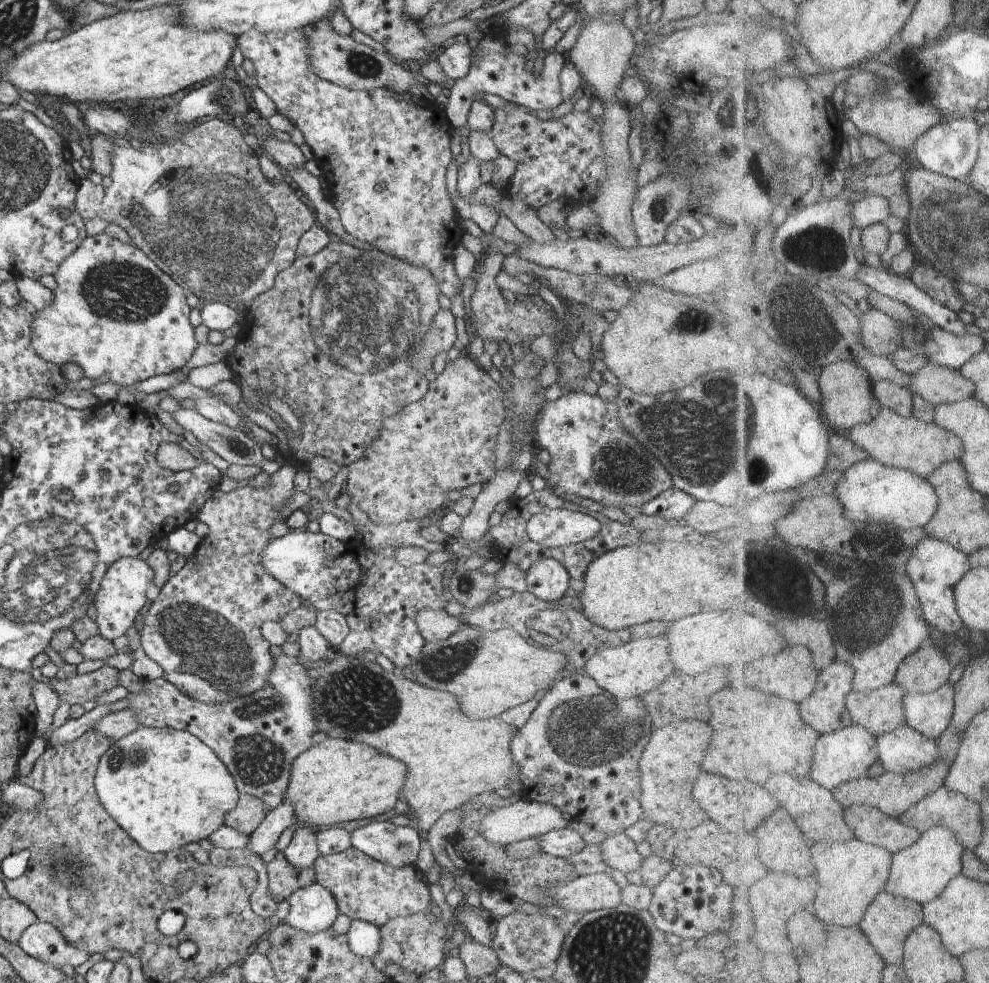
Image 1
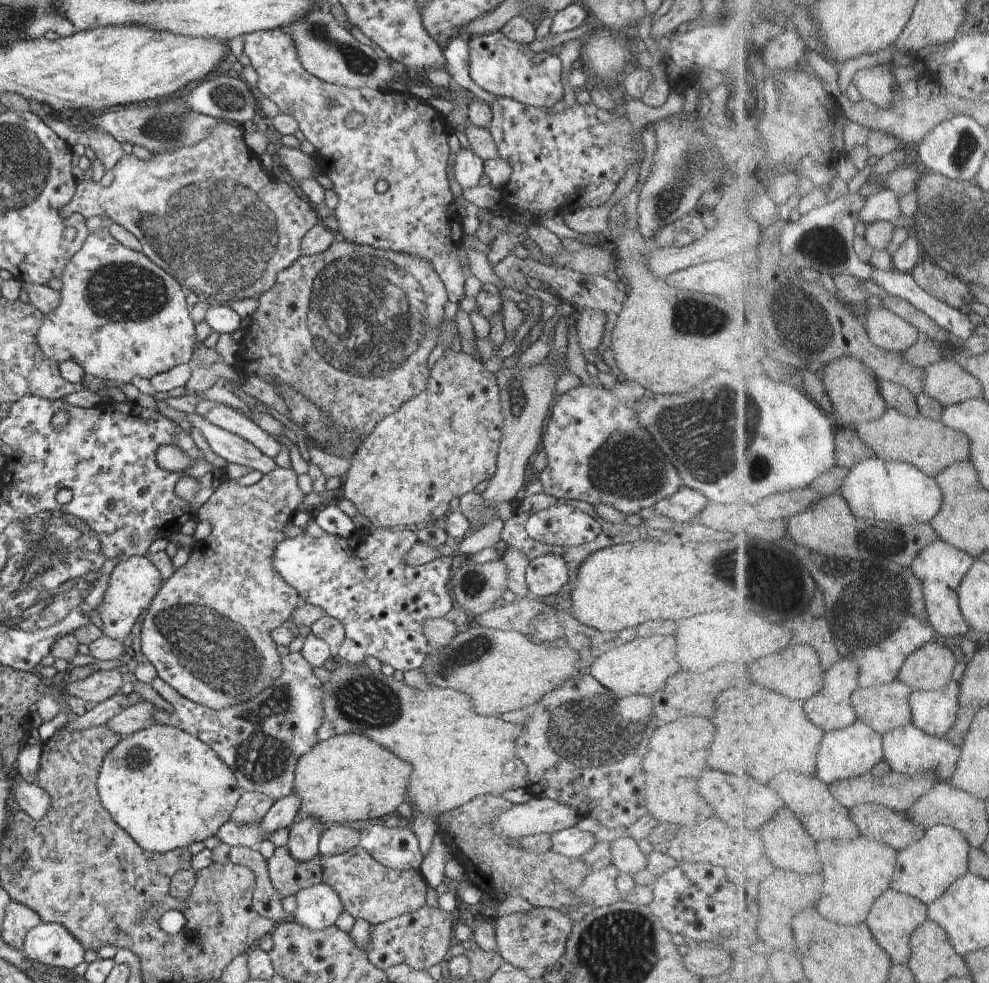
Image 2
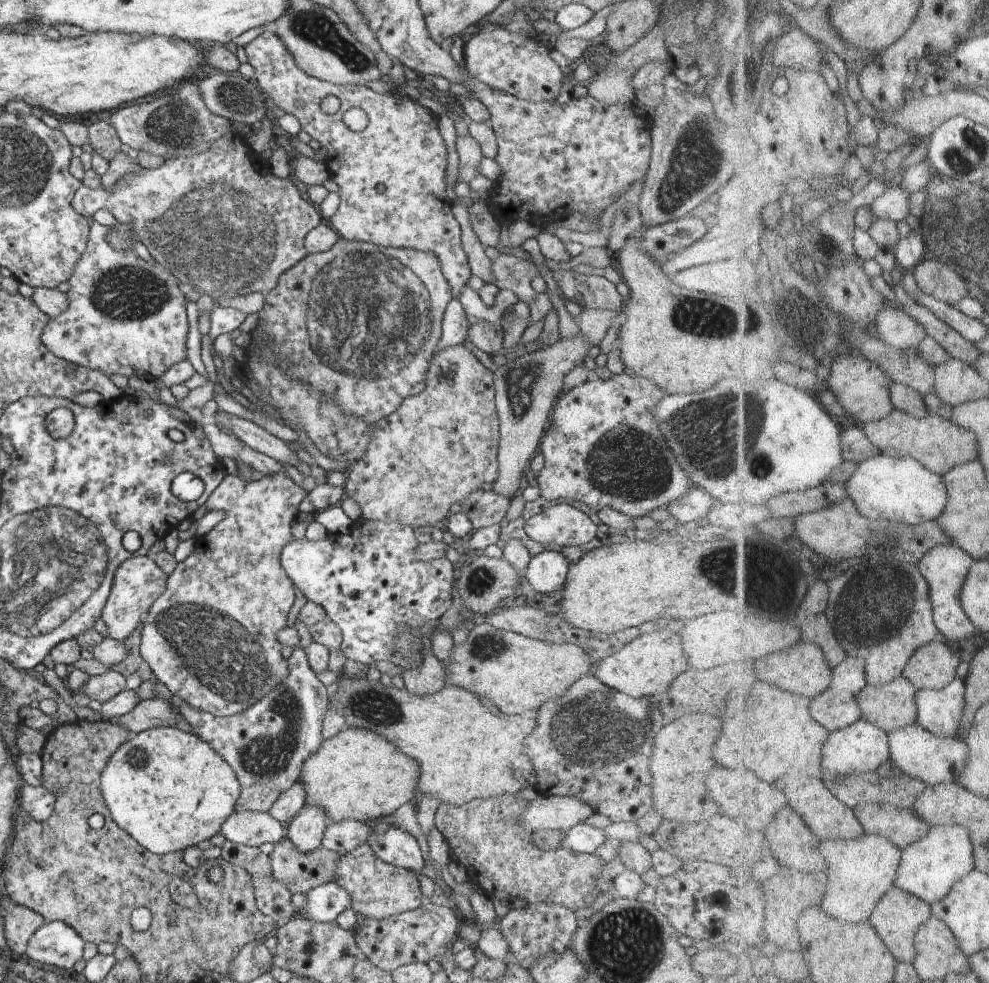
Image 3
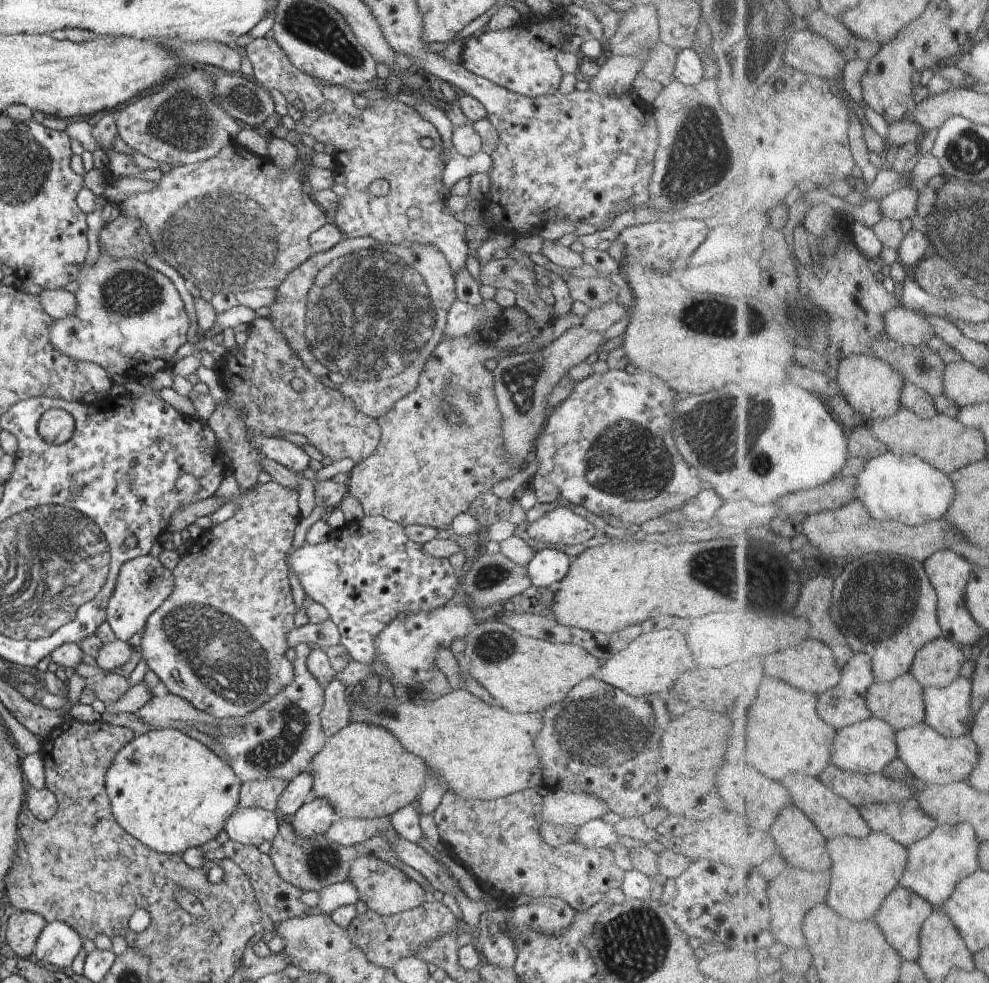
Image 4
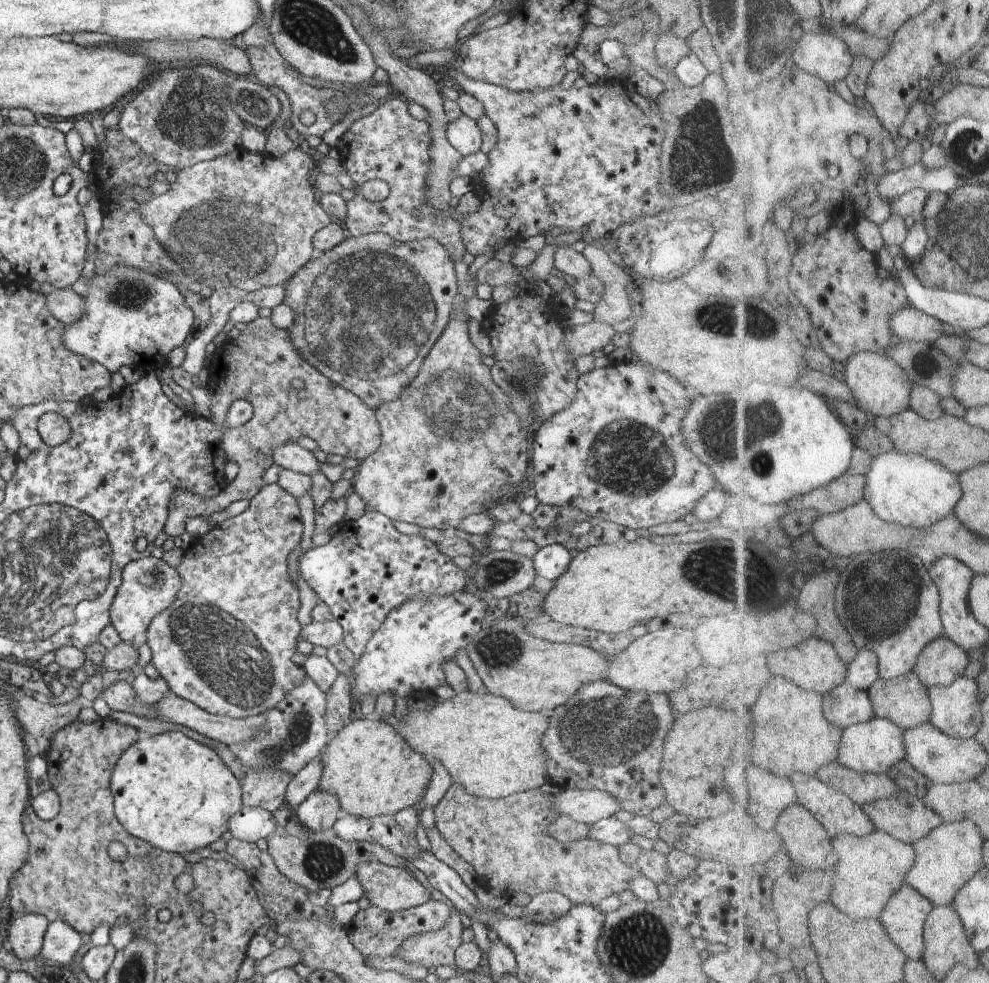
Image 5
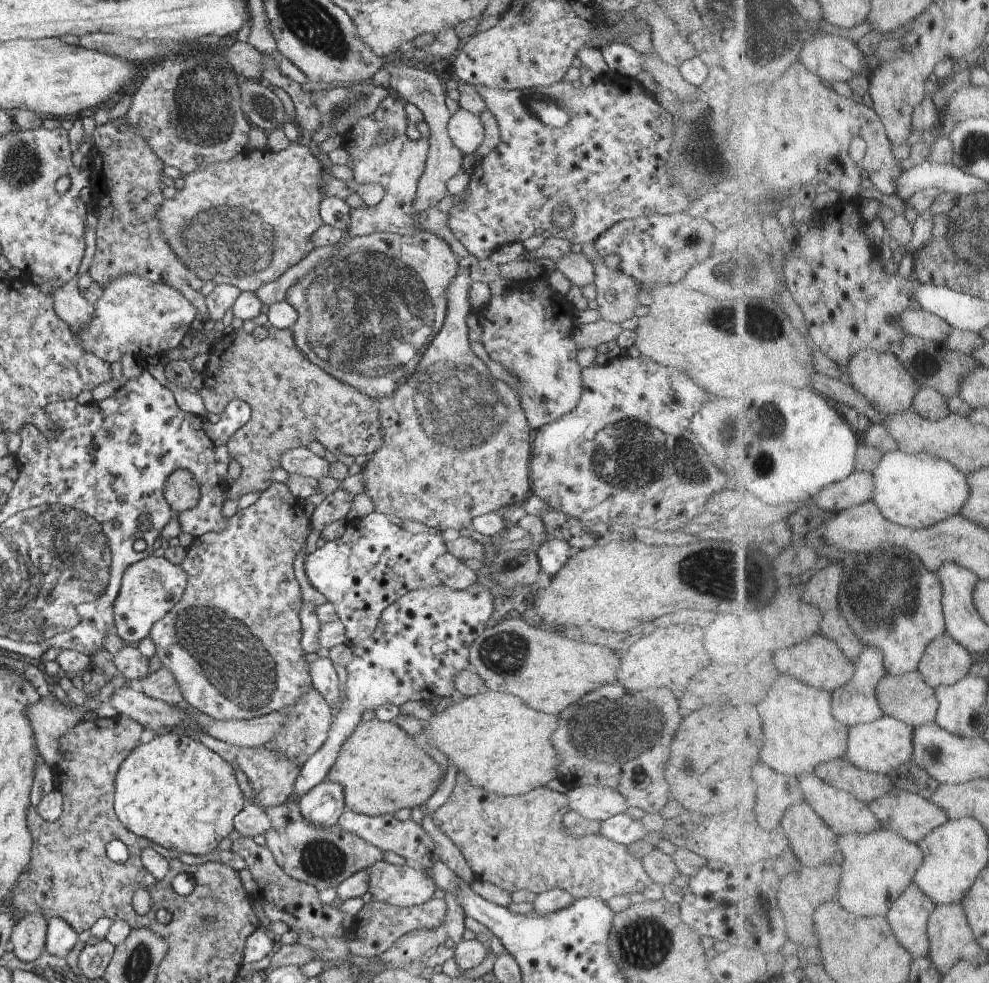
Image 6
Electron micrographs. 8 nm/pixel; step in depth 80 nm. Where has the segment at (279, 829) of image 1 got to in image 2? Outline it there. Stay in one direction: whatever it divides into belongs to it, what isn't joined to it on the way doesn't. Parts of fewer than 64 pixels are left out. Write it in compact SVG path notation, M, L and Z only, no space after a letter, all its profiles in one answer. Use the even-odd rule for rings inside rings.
M294 792L278 799L265 814L261 828L265 835L278 829L288 829L301 816L301 800Z

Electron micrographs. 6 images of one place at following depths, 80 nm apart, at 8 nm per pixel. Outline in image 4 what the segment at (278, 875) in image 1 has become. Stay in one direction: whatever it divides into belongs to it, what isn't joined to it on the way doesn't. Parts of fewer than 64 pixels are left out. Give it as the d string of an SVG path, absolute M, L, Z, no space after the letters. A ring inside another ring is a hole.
M280 817L279 831L276 838L271 842L272 847L269 855L280 878L288 884L299 888L302 892L310 890L320 892L327 886L346 881L351 864L358 857L363 857L364 855L374 855L381 861L386 861L388 864L402 869L410 878L418 881L426 892L433 892L434 890L430 882L426 881L427 878L421 872L409 867L395 853L395 850L391 849L389 842L384 837L374 835L371 839L352 846L344 846L338 843L329 846L330 842L331 840L326 837L326 834L323 837L318 836L314 839L303 839L295 833L291 818Z

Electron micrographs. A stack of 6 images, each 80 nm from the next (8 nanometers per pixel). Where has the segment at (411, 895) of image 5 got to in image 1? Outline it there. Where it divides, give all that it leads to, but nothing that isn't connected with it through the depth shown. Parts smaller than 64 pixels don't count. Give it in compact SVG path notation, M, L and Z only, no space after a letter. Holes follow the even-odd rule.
M351 846L333 855L319 855L314 867L315 882L333 894L339 912L352 921L358 919L381 927L396 917L430 912L430 884L424 872L414 865L393 867Z

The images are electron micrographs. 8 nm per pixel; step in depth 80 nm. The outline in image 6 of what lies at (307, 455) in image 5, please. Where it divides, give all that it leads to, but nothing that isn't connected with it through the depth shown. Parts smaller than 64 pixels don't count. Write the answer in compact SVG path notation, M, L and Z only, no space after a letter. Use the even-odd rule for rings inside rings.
M306 447L287 450L279 458L279 466L292 475L302 475L314 480L329 476L330 464L323 457L318 457Z

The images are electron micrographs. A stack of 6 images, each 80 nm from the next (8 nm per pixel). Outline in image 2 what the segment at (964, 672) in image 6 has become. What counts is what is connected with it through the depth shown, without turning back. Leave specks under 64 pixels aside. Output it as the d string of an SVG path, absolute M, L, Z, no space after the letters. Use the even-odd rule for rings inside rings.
M934 640L910 656L900 679L910 683L915 690L937 691L953 681L960 660L961 656L954 654L952 648Z

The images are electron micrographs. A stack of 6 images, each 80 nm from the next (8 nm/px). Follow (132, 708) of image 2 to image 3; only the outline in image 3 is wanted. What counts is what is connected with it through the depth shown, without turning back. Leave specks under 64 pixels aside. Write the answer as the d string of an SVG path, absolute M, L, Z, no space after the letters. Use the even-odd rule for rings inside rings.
M154 697L140 701L132 711L120 717L119 723L137 734L152 727L175 727L176 713L182 716L179 708L168 700Z

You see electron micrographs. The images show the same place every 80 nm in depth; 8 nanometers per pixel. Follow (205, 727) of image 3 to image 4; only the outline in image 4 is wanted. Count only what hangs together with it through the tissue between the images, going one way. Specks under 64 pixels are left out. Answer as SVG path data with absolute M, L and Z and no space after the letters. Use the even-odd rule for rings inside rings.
M300 642L295 646L296 650L296 659L294 660L293 667L294 667L294 680L291 680L291 683L289 685L286 685L286 688L283 688L278 694L274 695L270 700L264 702L264 704L258 706L256 710L250 712L246 716L246 724L245 726L242 725L242 728L238 730L236 733L226 733L226 734L218 734L214 735L213 733L208 733L209 736L216 739L217 742L223 744L223 748L228 754L228 756L232 759L232 765L231 767L235 770L236 776L241 780L242 783L245 783L246 781L257 781L260 779L270 779L270 778L279 778L285 781L290 782L295 776L298 776L300 773L303 773L306 770L309 770L311 760L318 754L318 751L321 751L322 748L324 748L324 745L326 744L326 741L329 739L329 737L326 736L326 733L323 731L323 726L321 723L321 717L319 714L322 712L324 701L325 701L325 687L322 686L312 674L310 674L310 671L308 670L306 661L308 658L308 655L312 652L310 647L308 647L308 643Z

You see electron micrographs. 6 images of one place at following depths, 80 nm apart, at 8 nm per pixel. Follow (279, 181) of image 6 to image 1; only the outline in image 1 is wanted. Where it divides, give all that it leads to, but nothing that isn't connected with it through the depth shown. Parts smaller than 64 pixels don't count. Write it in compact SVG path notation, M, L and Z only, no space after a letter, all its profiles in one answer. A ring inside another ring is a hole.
M218 118L203 120L174 143L142 143L142 146L144 148L139 149L134 148L133 144L128 148L116 146L111 153L113 172L112 183L109 187L104 188L101 184L94 184L88 178L80 180L73 207L83 220L87 222L91 218L103 218L109 223L121 226L132 238L136 247L142 249L146 256L149 256L150 260L153 260L154 264L162 269L162 272L173 277L187 294L194 293L194 296L199 297L202 303L223 301L227 305L242 306L242 302L252 303L259 294L271 289L274 286L276 275L288 268L298 257L297 246L303 234L306 234L312 225L317 224L313 208L299 192L290 187L290 180L285 179L279 184L270 183L260 171L258 154L244 142L244 135L241 131Z

